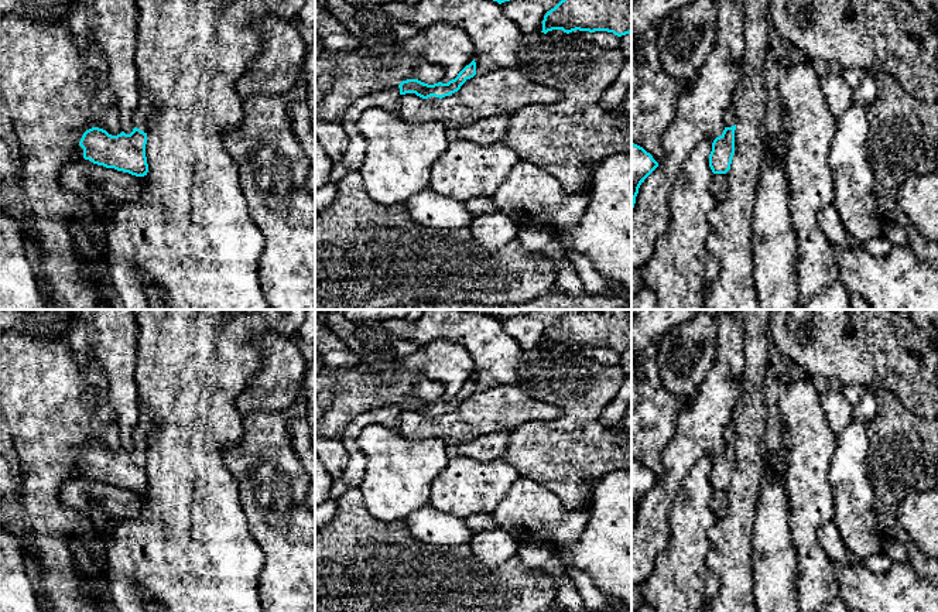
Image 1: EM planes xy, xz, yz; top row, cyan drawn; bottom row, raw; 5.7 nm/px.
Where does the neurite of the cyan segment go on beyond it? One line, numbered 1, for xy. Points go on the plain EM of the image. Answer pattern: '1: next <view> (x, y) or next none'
1: next xy (140, 433)

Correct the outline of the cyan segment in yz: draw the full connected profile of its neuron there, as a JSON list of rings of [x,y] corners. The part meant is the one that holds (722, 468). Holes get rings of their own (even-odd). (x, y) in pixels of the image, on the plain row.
[[[732,425],[725,430],[725,442],[723,449],[713,457],[709,471],[709,483],[713,490],[726,490],[730,486],[736,447],[736,432]]]

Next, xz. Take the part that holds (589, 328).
[[[581,310],[561,317],[547,328],[542,348],[607,348],[617,353],[631,349],[631,310]]]

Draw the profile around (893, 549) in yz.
[[[886,539],[883,553],[887,554],[893,563],[907,563],[907,548],[894,539]]]

